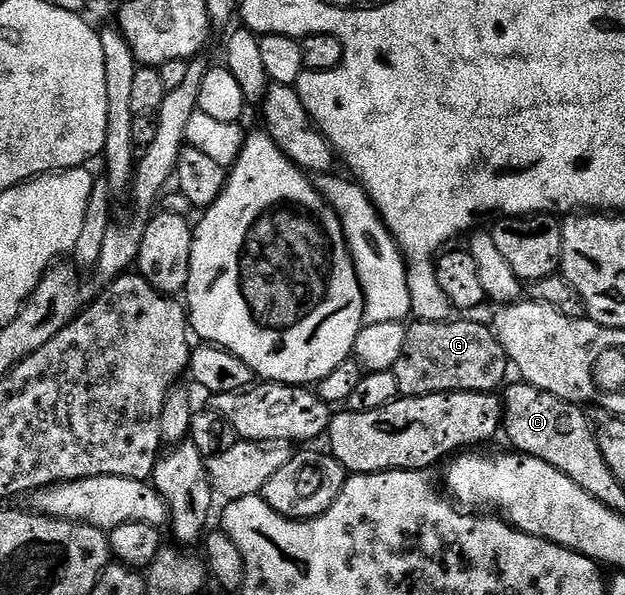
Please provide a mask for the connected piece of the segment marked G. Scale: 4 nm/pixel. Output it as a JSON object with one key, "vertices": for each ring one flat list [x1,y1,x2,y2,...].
{"vertices":[[459,319,438,323,413,320,408,325,406,343,402,346,402,355,398,355,394,372,401,394,406,397,435,393,490,393,499,390,509,380,510,362,496,334,485,322,483,325,480,321]]}

